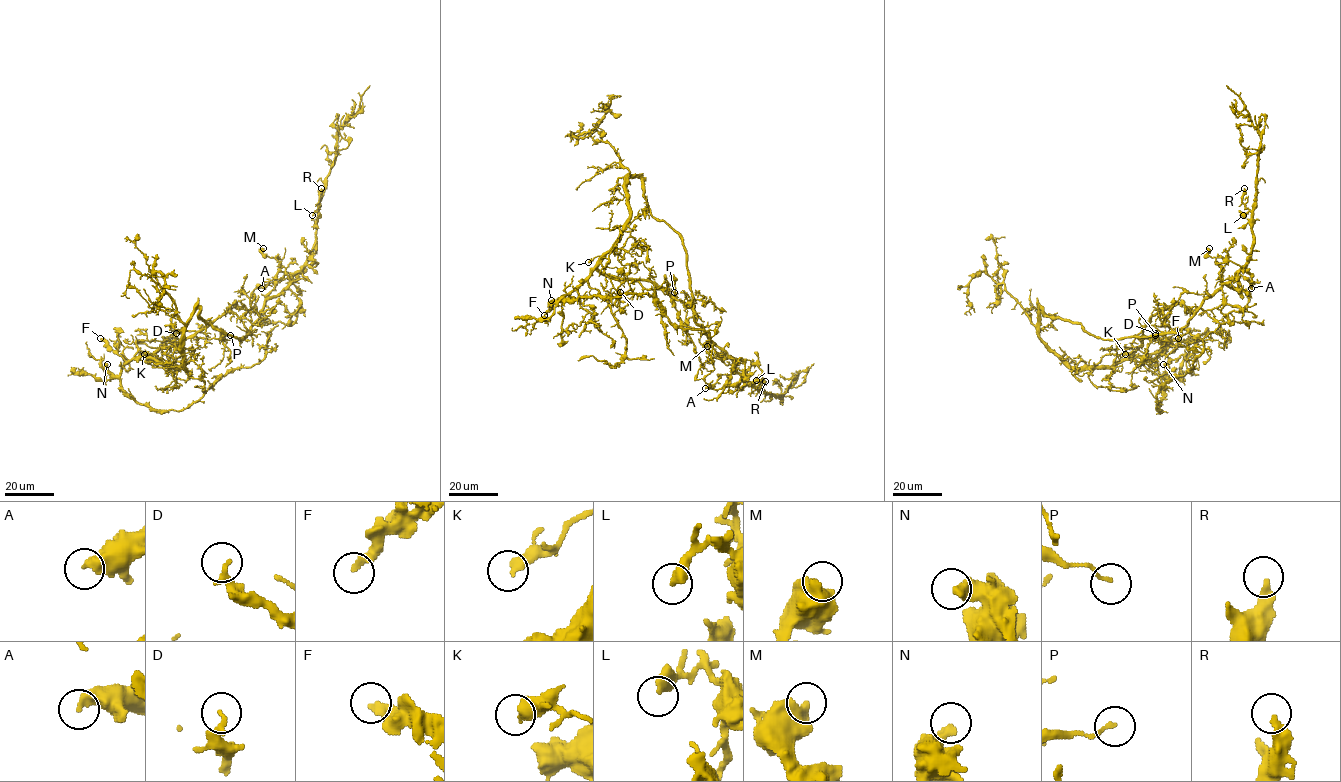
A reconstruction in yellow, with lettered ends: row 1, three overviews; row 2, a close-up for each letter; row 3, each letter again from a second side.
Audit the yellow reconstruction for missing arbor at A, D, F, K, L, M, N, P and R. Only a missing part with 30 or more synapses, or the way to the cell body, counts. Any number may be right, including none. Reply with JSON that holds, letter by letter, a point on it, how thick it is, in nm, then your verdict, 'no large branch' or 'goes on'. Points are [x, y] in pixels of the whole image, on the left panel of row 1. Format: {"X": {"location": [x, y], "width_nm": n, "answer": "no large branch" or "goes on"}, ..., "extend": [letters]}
{"A": {"location": [261, 288], "width_nm": 400, "answer": "no large branch"}, "D": {"location": [176, 333], "width_nm": 280, "answer": "no large branch"}, "F": {"location": [100, 338], "width_nm": 320, "answer": "no large branch"}, "K": {"location": [144, 354], "width_nm": 420, "answer": "no large branch"}, "L": {"location": [312, 215], "width_nm": 460, "answer": "no large branch"}, "M": {"location": [263, 248], "width_nm": 650, "answer": "no large branch"}, "N": {"location": [107, 364], "width_nm": 440, "answer": "no large branch"}, "P": {"location": [230, 335], "width_nm": 120, "answer": "no large branch"}, "R": {"location": [321, 188], "width_nm": 340, "answer": "no large branch"}, "extend": []}

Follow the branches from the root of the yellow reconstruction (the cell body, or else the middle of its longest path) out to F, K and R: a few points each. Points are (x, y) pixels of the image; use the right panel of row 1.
F: (1148, 321), (1143, 328), (1143, 343), (1132, 357), (1146, 357), (1155, 361), (1178, 338)
K: (1148, 321), (1143, 328), (1141, 344), (1127, 358), (1121, 359), (1119, 355), (1125, 354)
R: (1148, 321), (1162, 313), (1169, 327), (1180, 330), (1200, 304), (1249, 260), (1252, 221), (1242, 201), (1244, 188)

